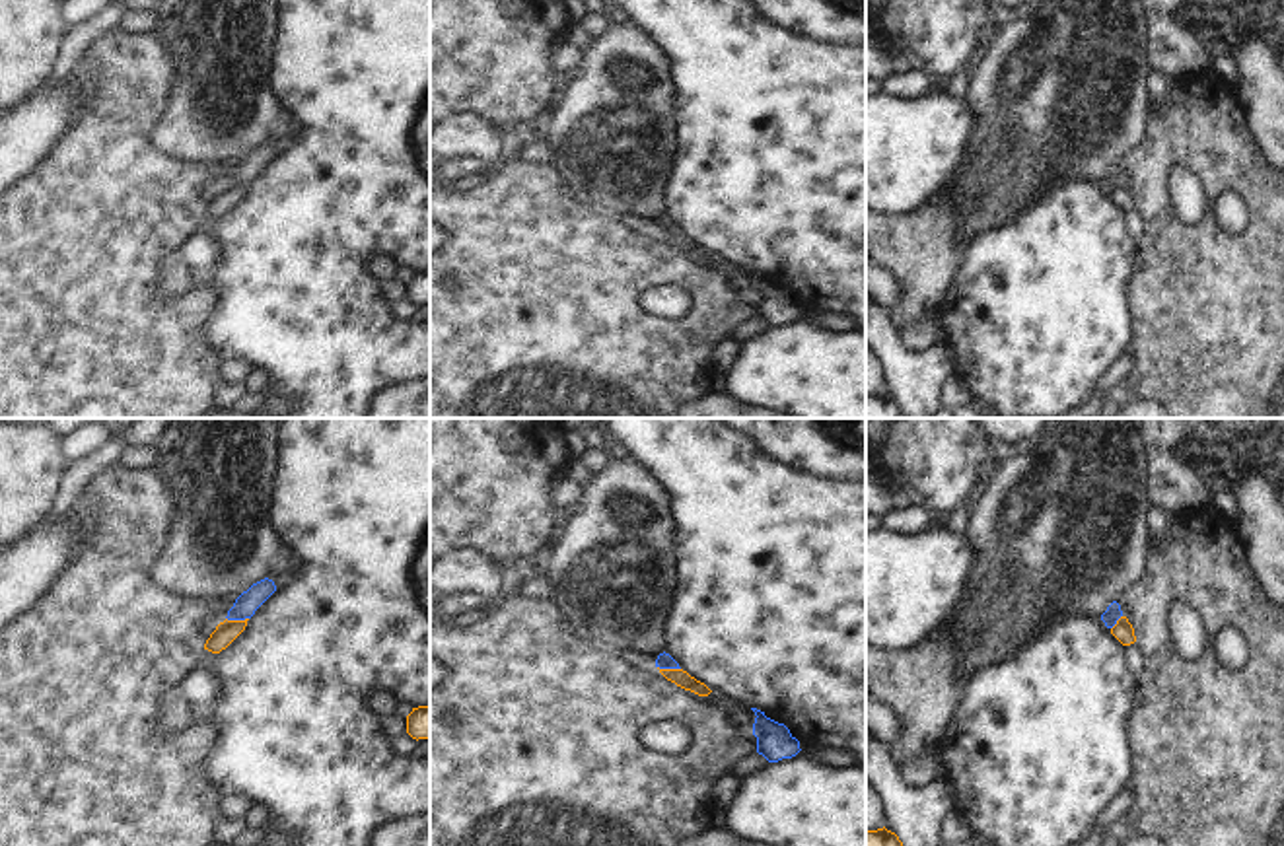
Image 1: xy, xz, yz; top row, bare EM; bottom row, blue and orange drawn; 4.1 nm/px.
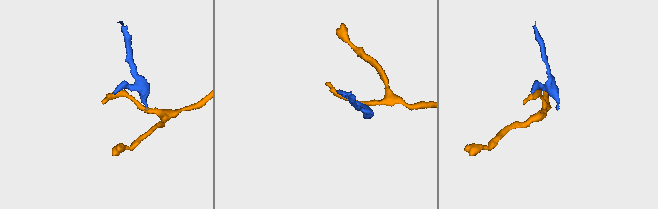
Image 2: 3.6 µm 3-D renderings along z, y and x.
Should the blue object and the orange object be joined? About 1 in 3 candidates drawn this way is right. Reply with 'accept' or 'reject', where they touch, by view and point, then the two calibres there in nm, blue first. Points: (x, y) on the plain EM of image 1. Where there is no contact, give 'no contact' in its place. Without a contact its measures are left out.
reject; meets blue in xy at (238, 183); 90 nm thick on the blue side, 90 nm on the other

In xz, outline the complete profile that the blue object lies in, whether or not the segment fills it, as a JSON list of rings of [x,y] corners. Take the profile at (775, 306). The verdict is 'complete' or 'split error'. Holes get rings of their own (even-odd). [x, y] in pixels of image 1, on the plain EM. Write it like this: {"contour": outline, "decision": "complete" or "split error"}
{"contour": [[[751,272],[755,276],[753,300],[757,301],[757,317],[768,327],[778,327],[782,323],[796,321],[800,305],[790,298],[784,288],[778,288],[765,280],[765,276]]], "decision": "complete"}

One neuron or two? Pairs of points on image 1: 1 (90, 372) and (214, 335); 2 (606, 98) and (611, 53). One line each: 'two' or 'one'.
1: two
2: one

